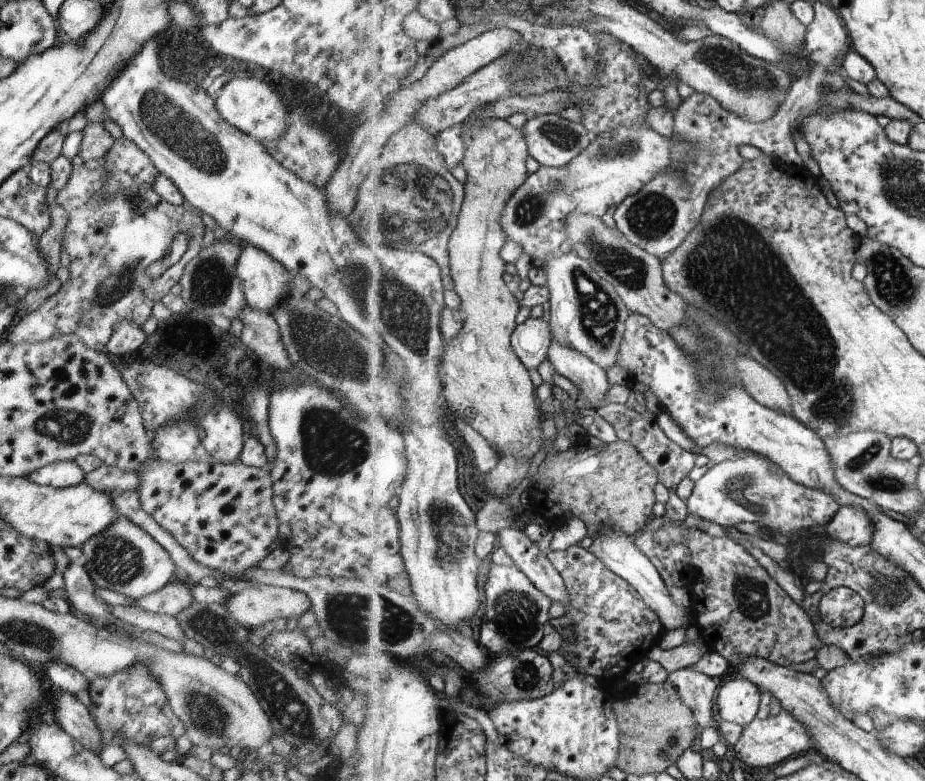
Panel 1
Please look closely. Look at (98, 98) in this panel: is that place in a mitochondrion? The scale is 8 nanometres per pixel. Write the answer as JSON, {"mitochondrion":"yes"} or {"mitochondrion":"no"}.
{"mitochondrion":"no"}

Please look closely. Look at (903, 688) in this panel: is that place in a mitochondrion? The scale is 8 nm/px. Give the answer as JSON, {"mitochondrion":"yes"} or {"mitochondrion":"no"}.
{"mitochondrion":"yes"}

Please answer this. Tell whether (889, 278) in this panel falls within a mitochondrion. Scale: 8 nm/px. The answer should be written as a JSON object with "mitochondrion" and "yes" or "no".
{"mitochondrion":"yes"}

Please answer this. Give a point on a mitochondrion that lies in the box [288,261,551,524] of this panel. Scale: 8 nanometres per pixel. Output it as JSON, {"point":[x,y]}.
{"point":[327,440]}

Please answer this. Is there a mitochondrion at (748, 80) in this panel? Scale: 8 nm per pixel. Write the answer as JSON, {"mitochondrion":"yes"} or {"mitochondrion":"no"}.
{"mitochondrion":"yes"}

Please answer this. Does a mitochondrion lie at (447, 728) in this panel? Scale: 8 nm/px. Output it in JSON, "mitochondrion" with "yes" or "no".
{"mitochondrion":"no"}

